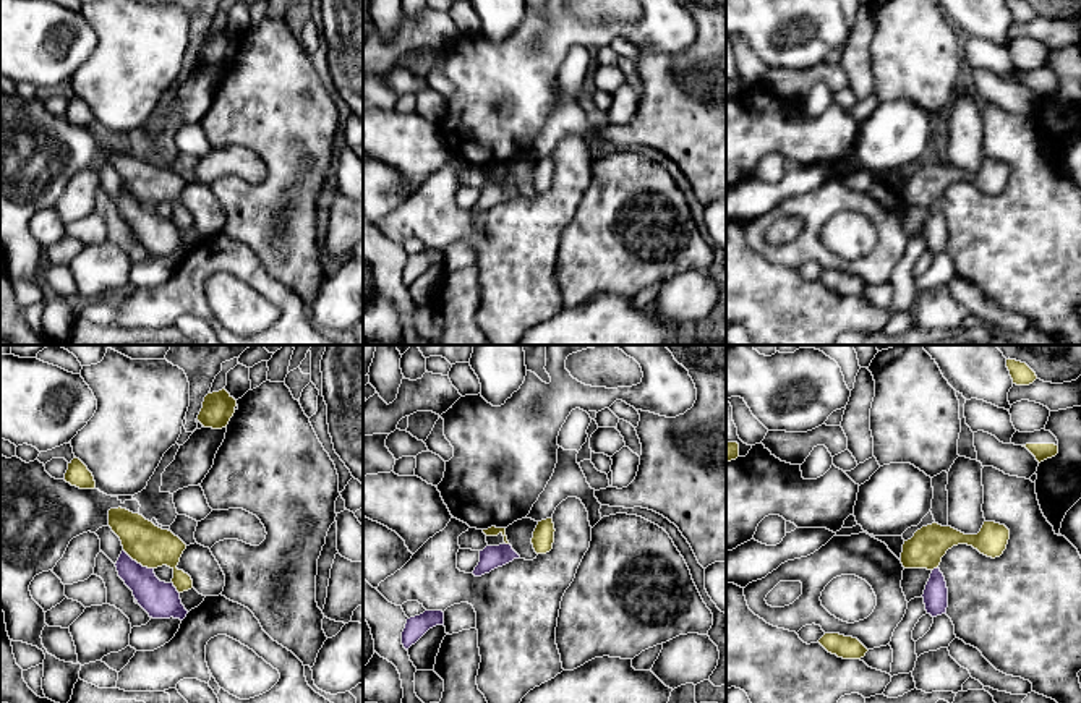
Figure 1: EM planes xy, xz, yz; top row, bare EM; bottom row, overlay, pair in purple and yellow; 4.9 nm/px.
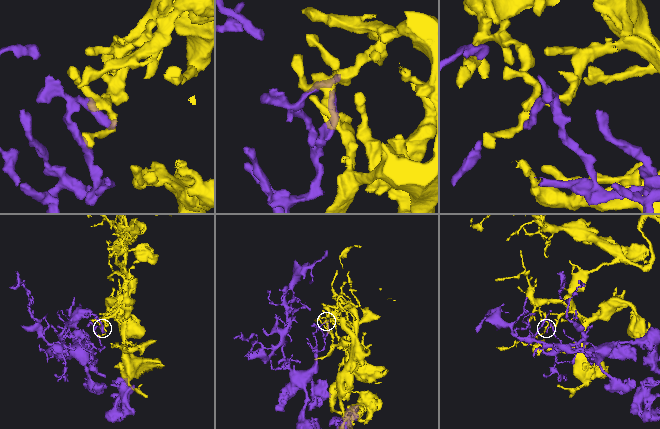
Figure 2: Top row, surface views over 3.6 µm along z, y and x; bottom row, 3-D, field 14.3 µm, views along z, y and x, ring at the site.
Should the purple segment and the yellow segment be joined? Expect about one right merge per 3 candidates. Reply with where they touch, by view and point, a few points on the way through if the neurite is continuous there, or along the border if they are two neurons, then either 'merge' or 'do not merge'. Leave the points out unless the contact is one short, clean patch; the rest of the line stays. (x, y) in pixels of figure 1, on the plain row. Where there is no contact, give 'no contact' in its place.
xy (136, 200) | merge

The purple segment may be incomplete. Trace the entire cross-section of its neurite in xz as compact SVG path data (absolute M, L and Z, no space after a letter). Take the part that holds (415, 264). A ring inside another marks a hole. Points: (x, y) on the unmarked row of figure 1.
M425 248L420 253L407 256L405 266L402 269L402 282L408 287L415 282L429 266L436 262L444 262L442 248Z

